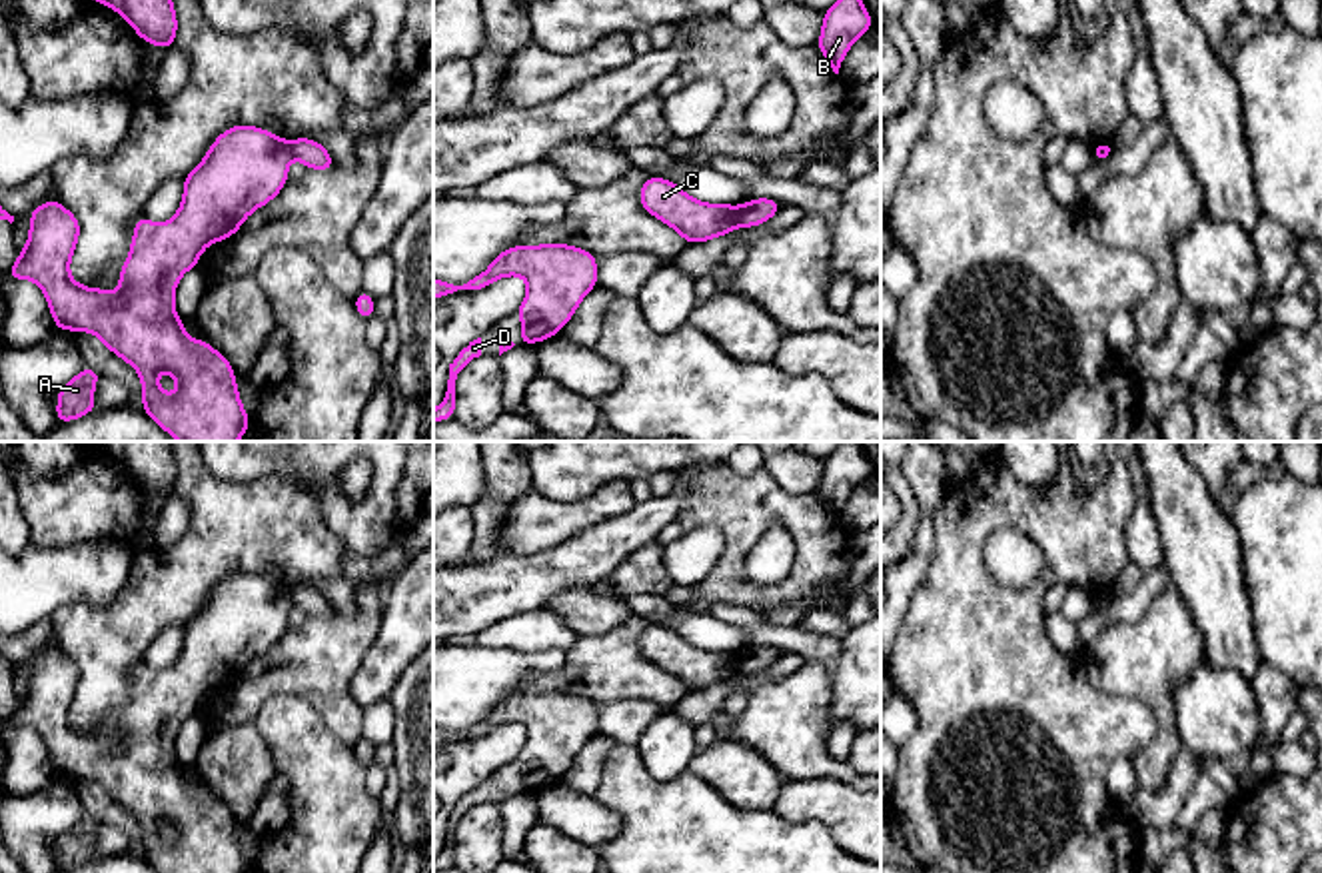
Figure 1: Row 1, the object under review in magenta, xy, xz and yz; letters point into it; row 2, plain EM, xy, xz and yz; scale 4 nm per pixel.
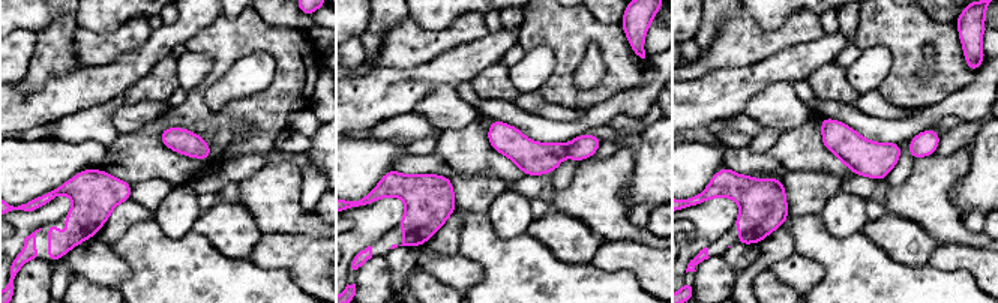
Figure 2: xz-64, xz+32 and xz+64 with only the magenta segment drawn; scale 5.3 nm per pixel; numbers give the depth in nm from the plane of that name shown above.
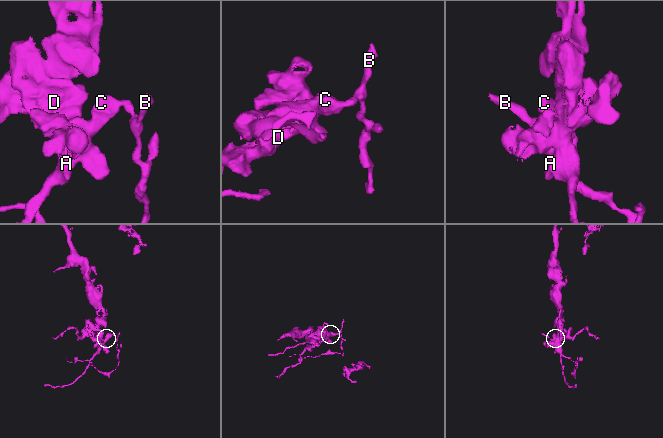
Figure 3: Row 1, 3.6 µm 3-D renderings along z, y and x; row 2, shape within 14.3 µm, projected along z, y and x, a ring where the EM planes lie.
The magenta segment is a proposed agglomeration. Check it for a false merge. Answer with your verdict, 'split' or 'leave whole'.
split

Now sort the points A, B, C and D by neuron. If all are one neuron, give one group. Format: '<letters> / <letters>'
A C D / B

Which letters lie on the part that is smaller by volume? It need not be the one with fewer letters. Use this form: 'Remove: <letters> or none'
Remove: B

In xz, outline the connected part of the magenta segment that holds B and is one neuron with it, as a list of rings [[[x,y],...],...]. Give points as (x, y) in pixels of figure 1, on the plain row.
[[[843,441],[825,461],[817,495],[829,507],[835,521],[849,495],[873,475],[873,465],[867,459],[859,441]]]

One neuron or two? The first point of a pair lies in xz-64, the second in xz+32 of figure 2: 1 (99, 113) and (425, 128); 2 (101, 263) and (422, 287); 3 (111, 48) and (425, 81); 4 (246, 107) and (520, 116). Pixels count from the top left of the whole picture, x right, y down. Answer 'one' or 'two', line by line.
1: one
2: two
3: two
4: two

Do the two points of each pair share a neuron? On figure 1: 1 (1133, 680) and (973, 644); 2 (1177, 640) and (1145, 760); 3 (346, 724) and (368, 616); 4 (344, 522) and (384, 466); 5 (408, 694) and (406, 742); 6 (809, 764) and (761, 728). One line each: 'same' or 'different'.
1: different
2: same
3: same
4: same
5: same
6: same

